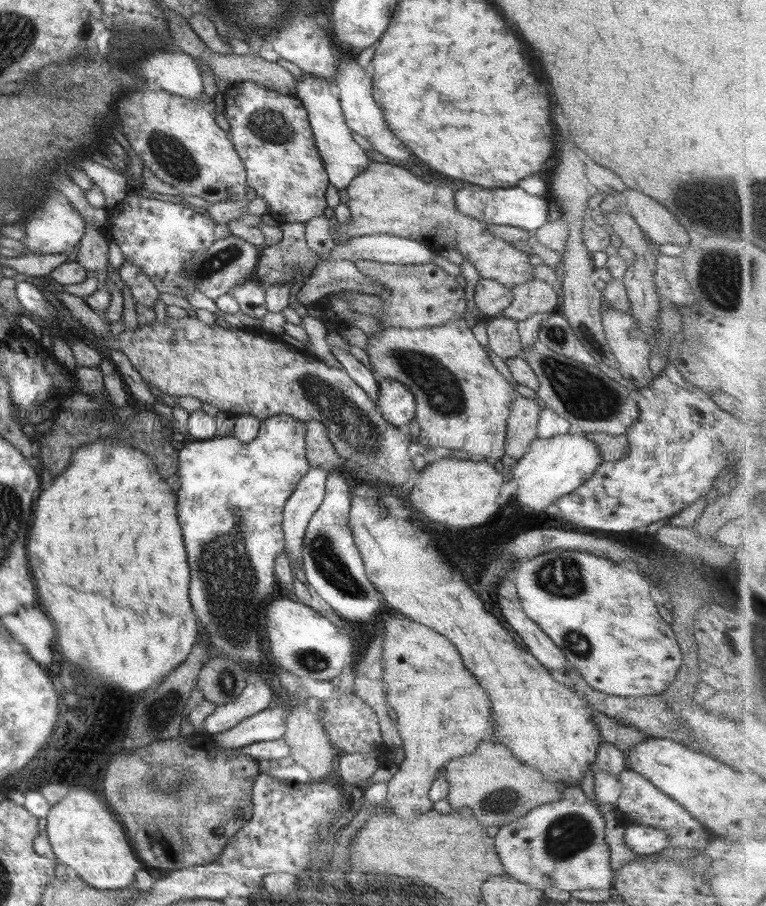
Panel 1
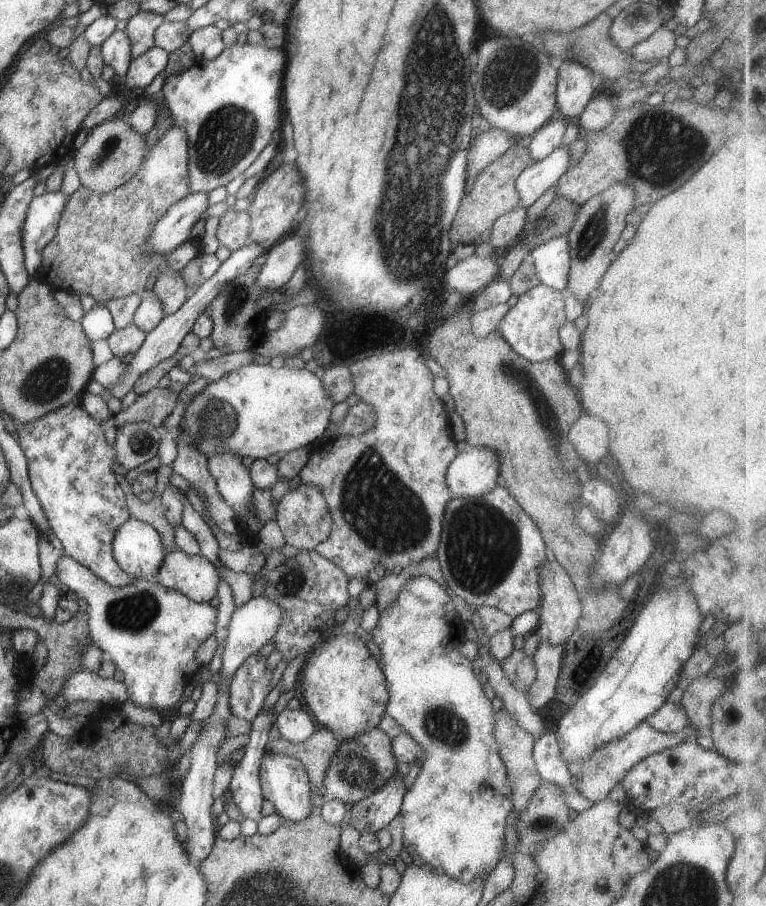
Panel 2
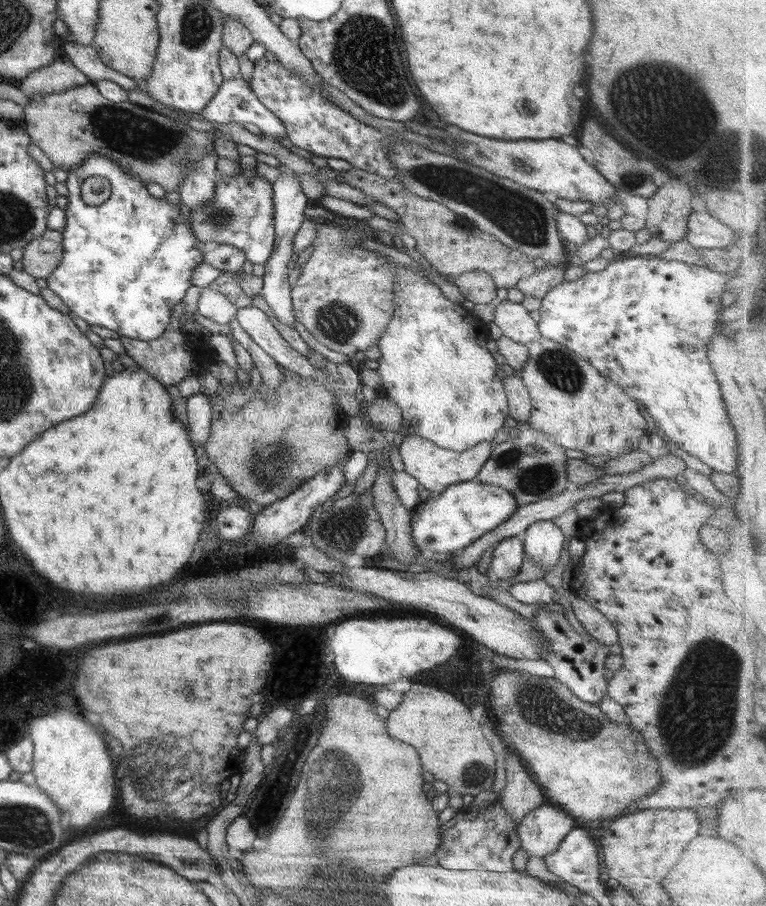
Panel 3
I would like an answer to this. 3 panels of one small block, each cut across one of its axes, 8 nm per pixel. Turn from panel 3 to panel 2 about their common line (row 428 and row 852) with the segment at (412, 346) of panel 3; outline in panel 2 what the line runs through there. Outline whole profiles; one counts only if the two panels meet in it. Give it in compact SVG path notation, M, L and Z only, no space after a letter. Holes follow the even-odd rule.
M428 575L413 577L406 581L404 588L398 593L398 598L383 611L379 611L379 619L376 626L370 632L373 641L380 648L380 662L382 662L382 672L387 680L389 699L386 703L385 713L394 718L401 726L401 730L408 733L422 748L425 760L421 767L419 776L416 778L411 790L406 791L403 796L400 816L403 818L403 840L406 852L416 852L426 864L434 870L446 873L448 876L461 880L468 884L476 877L485 878L500 862L501 850L504 848L504 830L506 830L506 818L513 809L511 801L511 786L507 766L500 756L496 739L494 738L495 711L492 701L486 697L484 687L477 672L473 667L473 662L460 653L460 648L466 640L464 621L454 609L452 598L445 592L444 587L434 581Z

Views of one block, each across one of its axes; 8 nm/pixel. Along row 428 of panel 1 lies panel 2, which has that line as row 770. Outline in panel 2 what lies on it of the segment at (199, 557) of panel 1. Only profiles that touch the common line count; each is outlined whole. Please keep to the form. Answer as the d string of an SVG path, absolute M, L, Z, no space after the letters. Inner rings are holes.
M264 753L259 768L259 779L263 798L270 800L276 812L286 821L305 819L312 810L315 800L311 791L311 782L306 774L304 765L289 755L273 755Z

